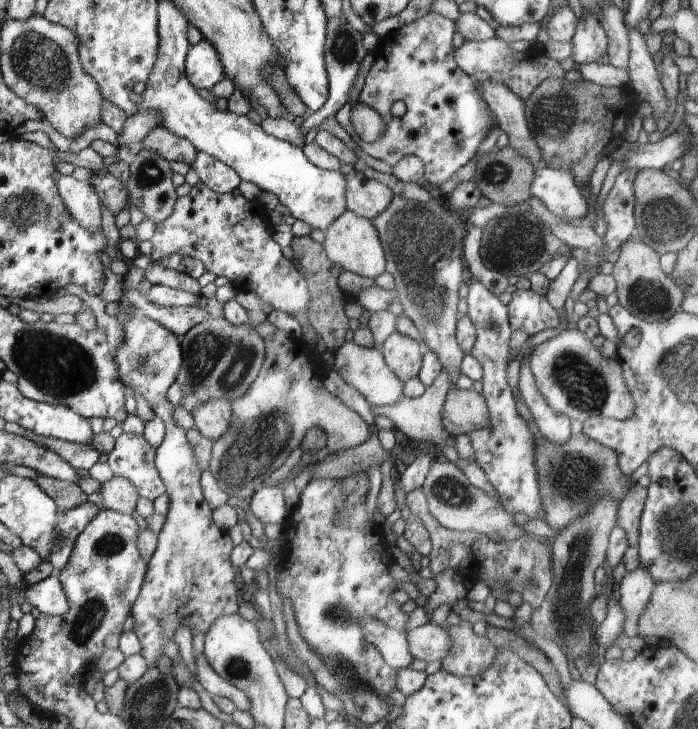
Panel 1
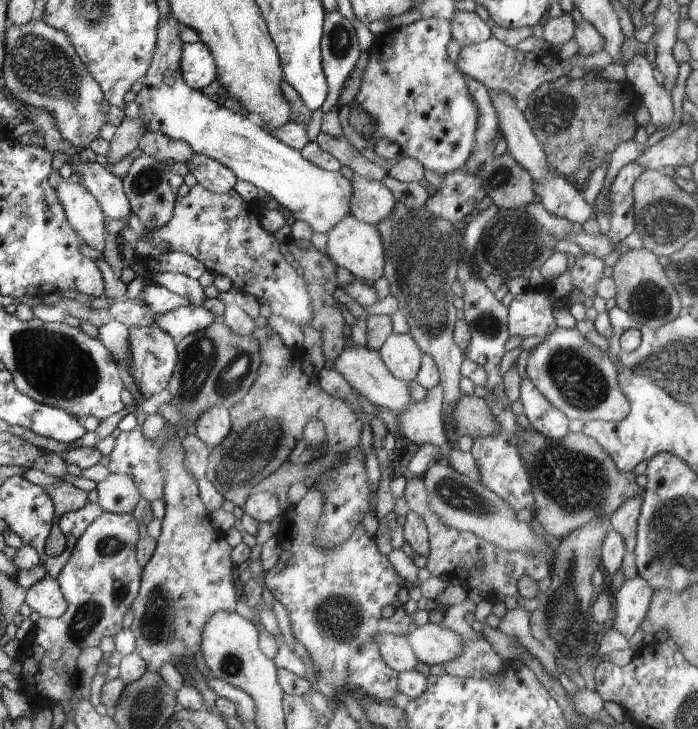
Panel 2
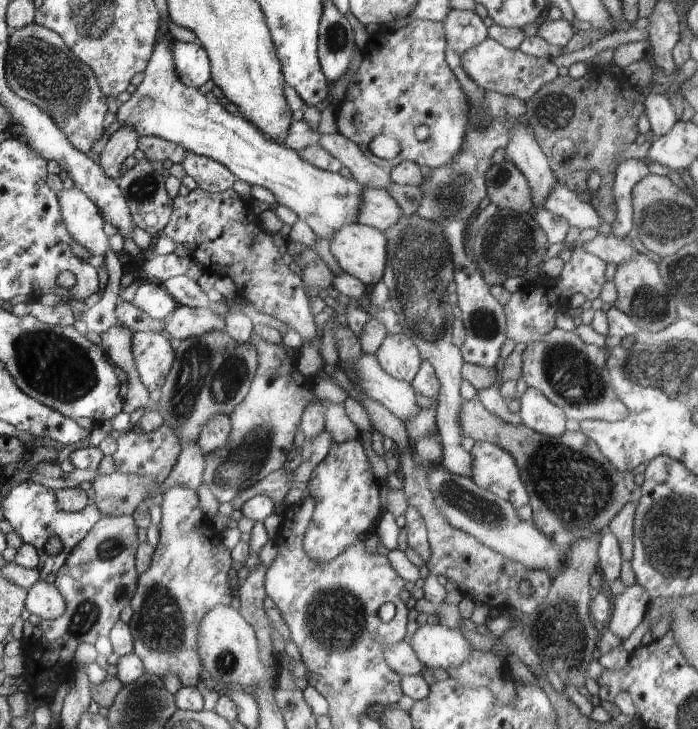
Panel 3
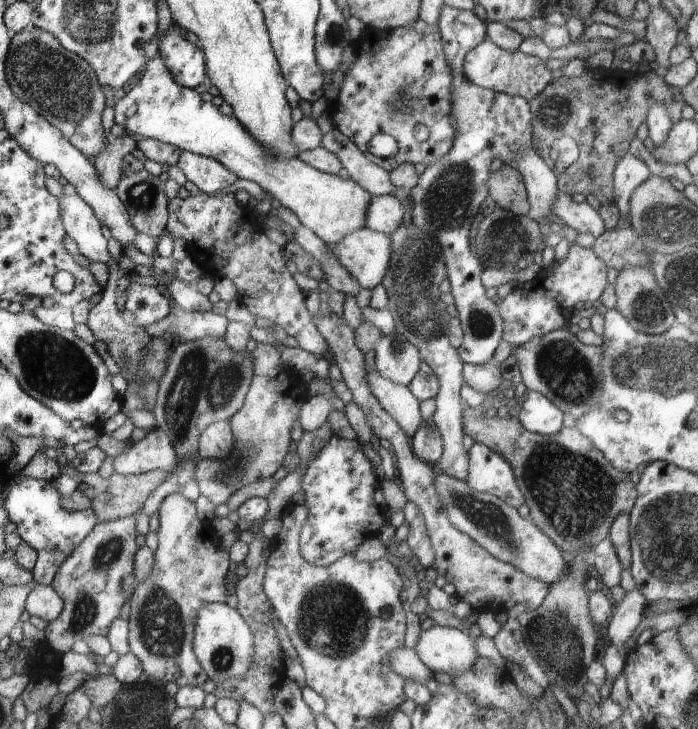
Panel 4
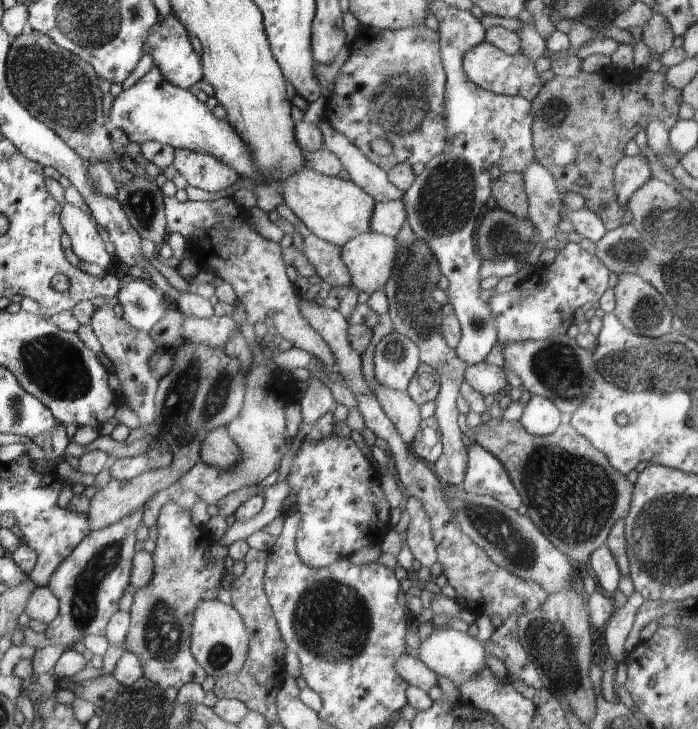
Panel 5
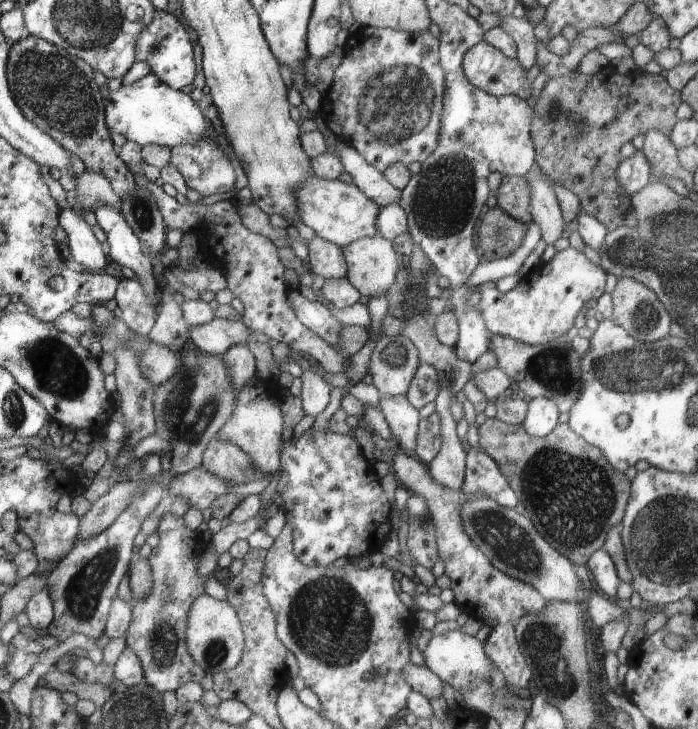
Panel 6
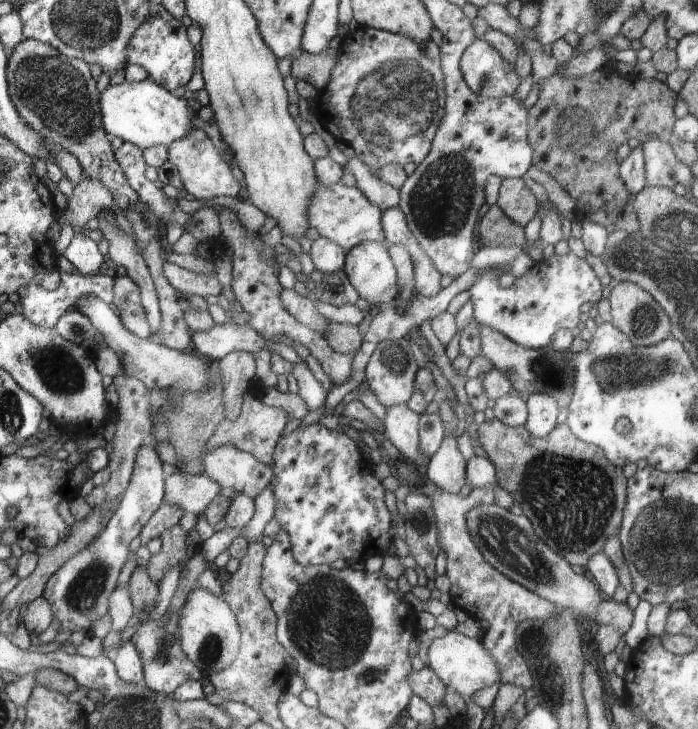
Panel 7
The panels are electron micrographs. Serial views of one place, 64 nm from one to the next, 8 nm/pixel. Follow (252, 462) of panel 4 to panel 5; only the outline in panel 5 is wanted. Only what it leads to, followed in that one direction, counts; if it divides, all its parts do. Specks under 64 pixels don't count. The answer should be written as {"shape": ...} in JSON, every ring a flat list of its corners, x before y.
{"shape":[[256,342,249,346,252,361,247,374,243,406,238,417,235,417,226,427,232,440,238,446,241,459,234,467,228,469,212,467,199,462,175,484,183,489,191,489,200,500,207,502,209,506,218,504,233,491,261,483,278,468,282,456,288,452,288,446,286,446,287,417,284,414,286,402,276,402,276,400,284,400,282,390,286,388,282,386,286,386,288,382,280,382,274,378,274,368,272,368,274,349,274,345,270,343,263,345,263,343]]}

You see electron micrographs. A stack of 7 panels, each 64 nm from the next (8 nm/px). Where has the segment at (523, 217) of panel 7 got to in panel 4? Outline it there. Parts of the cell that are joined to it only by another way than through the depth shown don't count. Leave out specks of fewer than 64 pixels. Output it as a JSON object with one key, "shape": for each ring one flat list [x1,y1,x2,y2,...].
{"shape":[[503,162,489,179,490,199,495,207,512,212,515,216,529,215,529,196,524,178,516,167]]}

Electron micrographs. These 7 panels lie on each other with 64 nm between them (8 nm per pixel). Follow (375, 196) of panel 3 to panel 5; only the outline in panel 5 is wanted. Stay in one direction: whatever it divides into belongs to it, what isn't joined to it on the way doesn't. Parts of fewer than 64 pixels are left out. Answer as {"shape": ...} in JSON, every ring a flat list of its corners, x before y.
{"shape":[[402,200,375,204,370,228,374,233,396,237,406,222,407,213]]}

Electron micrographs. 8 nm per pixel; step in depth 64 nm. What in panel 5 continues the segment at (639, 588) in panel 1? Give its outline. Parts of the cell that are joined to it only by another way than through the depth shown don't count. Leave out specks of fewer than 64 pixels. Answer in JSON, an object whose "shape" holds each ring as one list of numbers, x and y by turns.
{"shape":[[635,591,622,608,616,608,613,616,609,619,604,632,604,638,608,645,609,654,618,662,623,663,626,659,627,652,624,644,637,618,637,612,641,608,645,599]]}

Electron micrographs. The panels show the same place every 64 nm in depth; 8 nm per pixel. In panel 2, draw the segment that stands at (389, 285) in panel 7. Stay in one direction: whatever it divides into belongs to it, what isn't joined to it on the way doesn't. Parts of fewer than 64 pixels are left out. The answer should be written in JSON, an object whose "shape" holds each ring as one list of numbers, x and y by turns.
{"shape":[[353,214,346,216,332,231,326,234,328,242,326,254,342,268,346,268,361,281,381,279,385,268,385,246,380,230,365,221,358,220]]}

